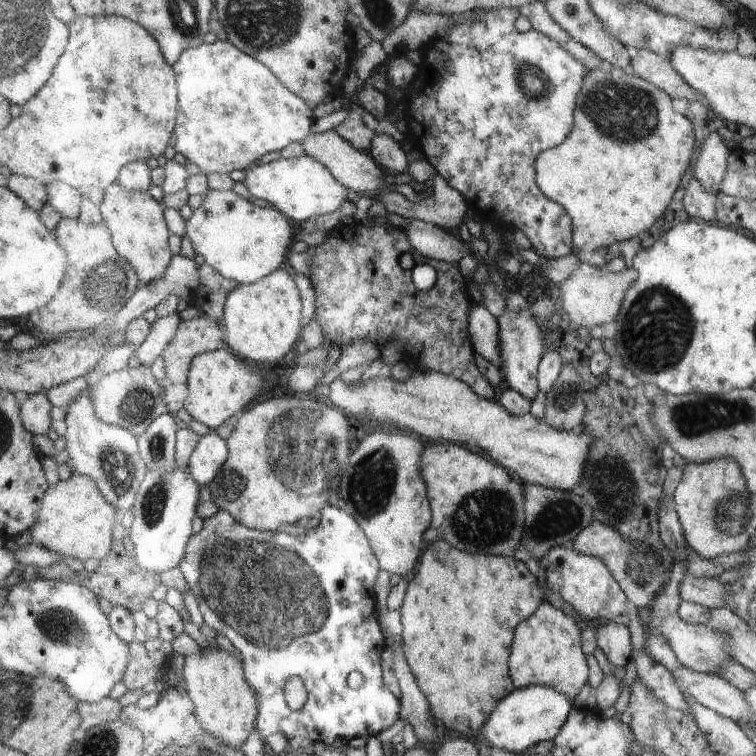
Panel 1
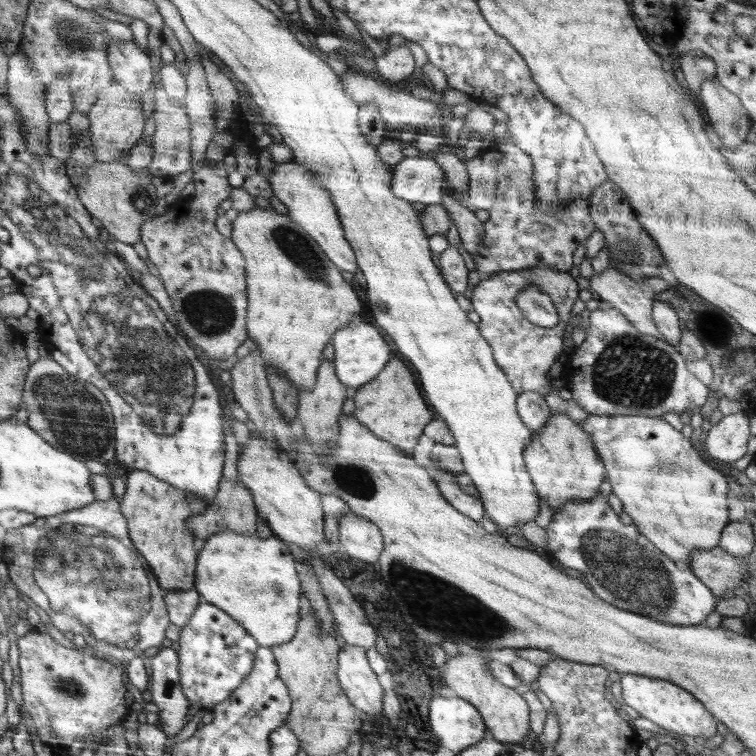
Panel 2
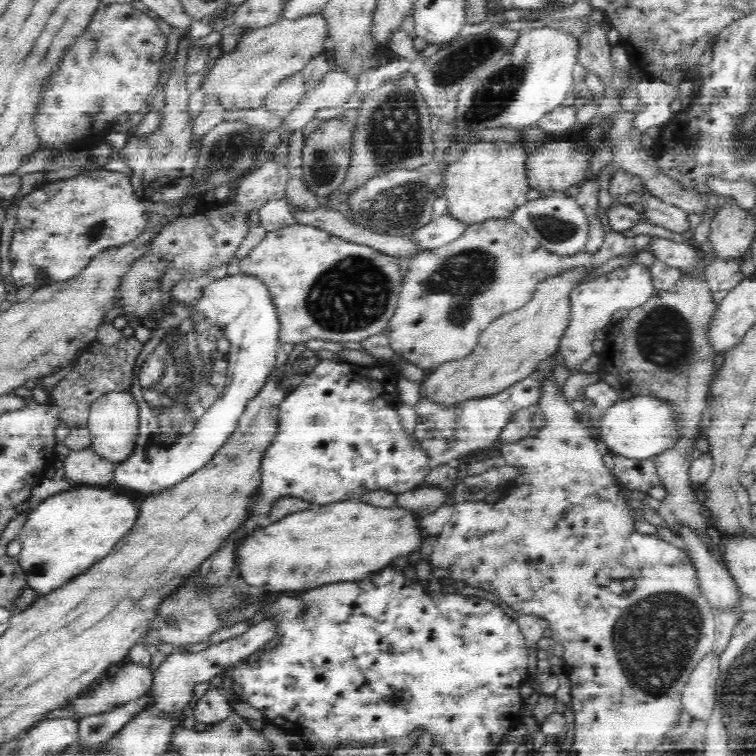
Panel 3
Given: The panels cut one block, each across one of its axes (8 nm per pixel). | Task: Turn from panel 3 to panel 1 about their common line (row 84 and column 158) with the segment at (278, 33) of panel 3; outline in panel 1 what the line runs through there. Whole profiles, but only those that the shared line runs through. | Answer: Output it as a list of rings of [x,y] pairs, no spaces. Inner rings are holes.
[[[117,180],[105,190],[101,204],[104,220],[113,231],[114,247],[117,254],[128,260],[137,272],[140,284],[154,282],[165,276],[172,260],[168,248],[168,229],[162,218],[162,206],[146,191],[128,190]]]

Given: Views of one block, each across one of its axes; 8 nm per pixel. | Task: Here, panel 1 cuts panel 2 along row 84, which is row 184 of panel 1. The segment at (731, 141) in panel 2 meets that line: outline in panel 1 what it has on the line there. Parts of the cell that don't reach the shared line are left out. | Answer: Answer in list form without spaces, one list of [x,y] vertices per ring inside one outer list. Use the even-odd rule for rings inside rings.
[[[712,132],[704,142],[698,146],[698,154],[694,160],[694,177],[706,192],[720,192],[720,184],[726,176],[729,145],[722,141],[716,132]]]

